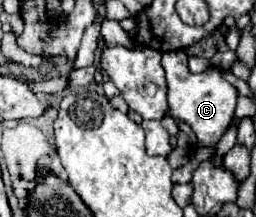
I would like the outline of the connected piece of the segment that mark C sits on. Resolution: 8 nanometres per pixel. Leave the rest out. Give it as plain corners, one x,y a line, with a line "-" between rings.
185,51
163,53
161,63
163,63
167,85
169,85
169,93
167,93
169,115
175,115
181,121
185,121
203,145
215,145
221,139
221,135
227,131
233,119
233,111
237,107
237,97
239,97
237,89
229,81
223,79
217,67
211,67
199,75
189,73

